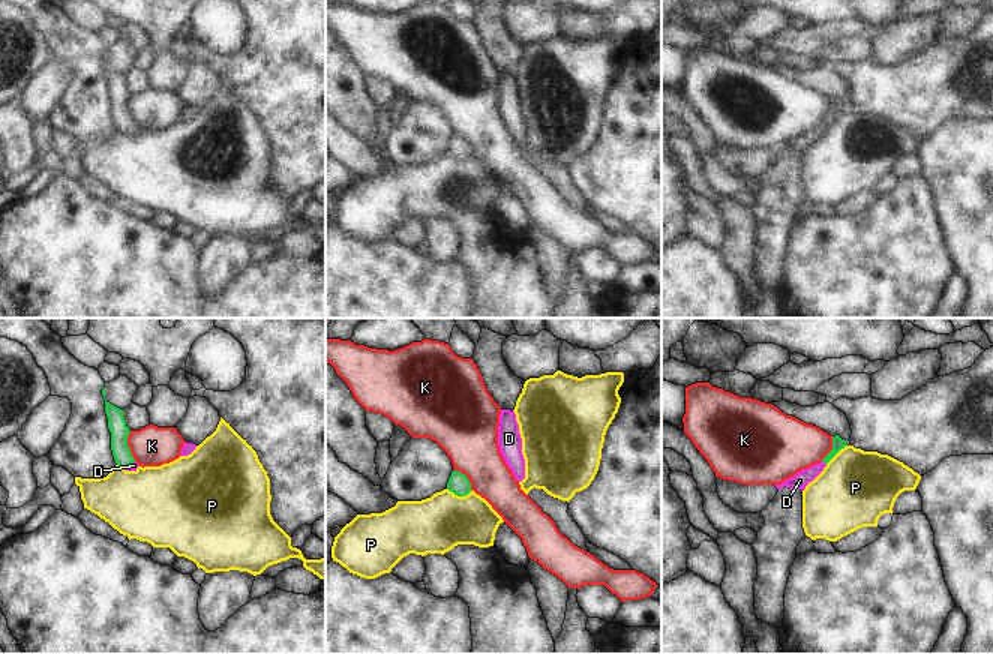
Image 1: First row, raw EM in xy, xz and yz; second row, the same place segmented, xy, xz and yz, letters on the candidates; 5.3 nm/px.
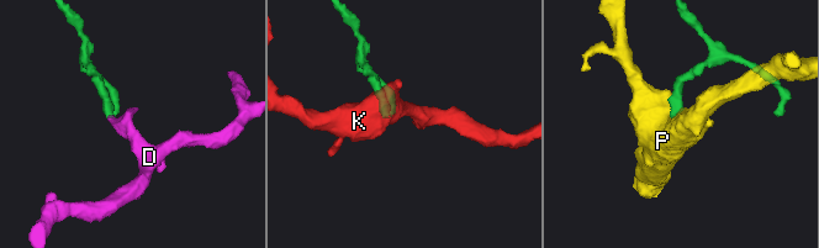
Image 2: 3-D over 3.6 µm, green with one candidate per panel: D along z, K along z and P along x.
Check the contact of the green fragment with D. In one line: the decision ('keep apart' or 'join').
join

